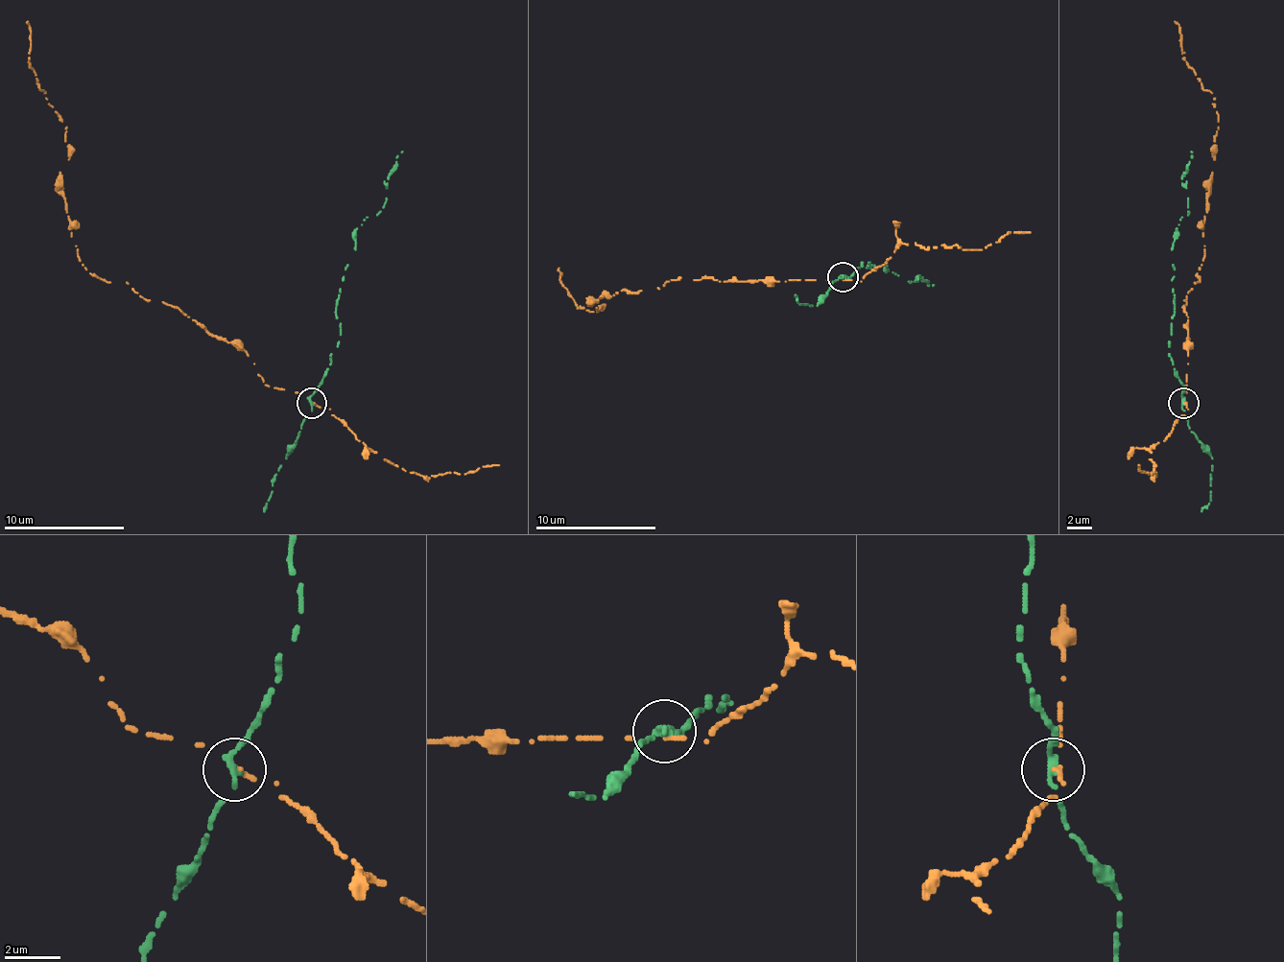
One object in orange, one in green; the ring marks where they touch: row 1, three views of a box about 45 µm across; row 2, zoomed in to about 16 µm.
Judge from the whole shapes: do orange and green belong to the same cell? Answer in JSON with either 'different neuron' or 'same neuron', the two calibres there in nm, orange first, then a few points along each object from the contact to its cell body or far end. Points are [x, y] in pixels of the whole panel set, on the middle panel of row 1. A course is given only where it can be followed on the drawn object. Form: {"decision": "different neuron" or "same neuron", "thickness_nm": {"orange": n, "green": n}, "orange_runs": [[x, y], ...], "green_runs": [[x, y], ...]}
{"decision": "different neuron", "thickness_nm": {"orange": 200, "green": 240}, "orange_runs": [[842, 279], [676, 279], [660, 288], [618, 291], [594, 303], [600, 306], [594, 313], [576, 306], [558, 267]], "green_runs": [[842, 276], [869, 261], [867, 267], [885, 264], [909, 282], [920, 276], [933, 285]]}

